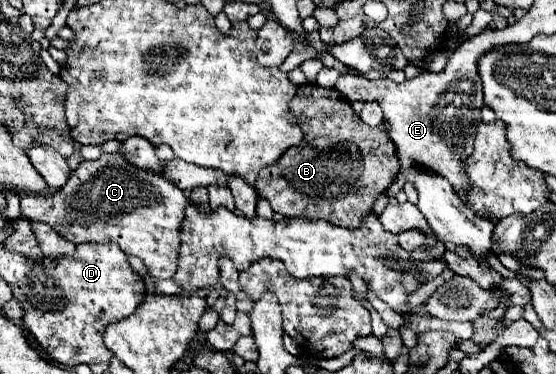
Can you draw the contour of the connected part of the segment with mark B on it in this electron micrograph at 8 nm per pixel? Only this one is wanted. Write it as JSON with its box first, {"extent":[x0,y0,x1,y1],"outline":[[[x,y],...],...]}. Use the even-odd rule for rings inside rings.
{"extent":[255,82,399,228],"outline":[[[307,82],[297,88],[297,94],[289,102],[289,110],[297,116],[297,124],[303,130],[303,142],[295,148],[289,148],[275,164],[263,168],[257,176],[255,190],[261,198],[265,198],[275,212],[283,216],[301,216],[307,220],[327,220],[335,226],[357,228],[367,212],[371,212],[373,202],[381,192],[389,188],[389,184],[399,174],[399,160],[395,160],[395,148],[387,136],[387,128],[367,126],[359,114],[351,108],[335,88],[321,88],[313,82]]]}

